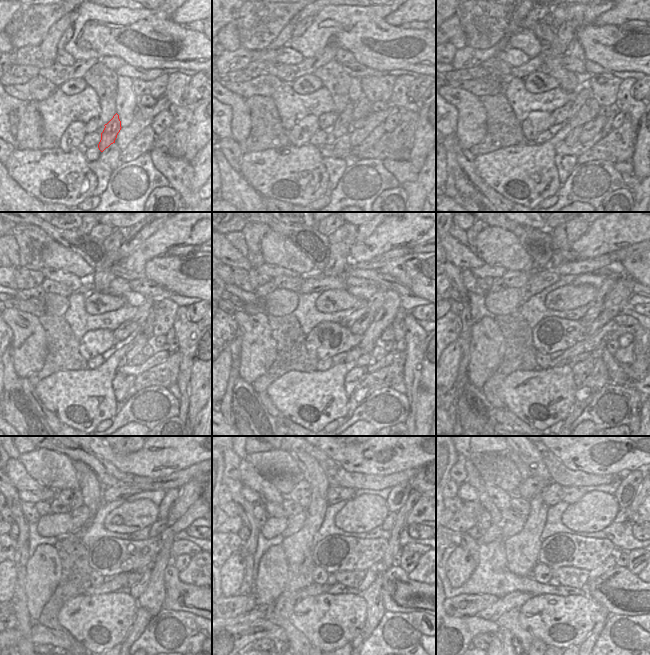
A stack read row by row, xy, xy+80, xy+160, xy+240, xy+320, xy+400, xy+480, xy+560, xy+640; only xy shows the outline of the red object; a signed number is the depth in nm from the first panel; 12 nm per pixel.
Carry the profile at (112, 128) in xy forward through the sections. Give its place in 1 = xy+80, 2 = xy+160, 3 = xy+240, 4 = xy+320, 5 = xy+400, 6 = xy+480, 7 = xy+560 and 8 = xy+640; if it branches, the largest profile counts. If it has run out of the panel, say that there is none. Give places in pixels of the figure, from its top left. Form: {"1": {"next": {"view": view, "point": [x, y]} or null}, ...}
{"1": {"next": {"view": "xy+80", "point": [342, 125]}}, "2": {"next": {"view": "xy+160", "point": [585, 93]}}, "3": {"next": {"view": "xy+240", "point": [143, 311]}}, "4": {"next": {"view": "xy+320", "point": [374, 303]}}, "5": {"next": {"view": "xy+400", "point": [604, 292]}}, "6": {"next": {"view": "xy+480", "point": [168, 501]}}, "7": {"next": {"view": "xy+560", "point": [399, 494]}}, "8": {"next": {"view": "xy+640", "point": [630, 485]}}}

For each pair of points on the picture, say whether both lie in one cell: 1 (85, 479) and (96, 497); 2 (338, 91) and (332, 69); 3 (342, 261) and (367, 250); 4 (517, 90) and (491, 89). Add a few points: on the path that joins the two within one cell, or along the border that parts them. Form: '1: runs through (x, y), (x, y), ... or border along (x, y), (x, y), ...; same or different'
1: runs through (89, 483), (92, 493); same
2: runs through (338, 86), (338, 82), (332, 74); same
3: border along (355, 242), (350, 248), (348, 263); different
4: border along (512, 77), (503, 93); different

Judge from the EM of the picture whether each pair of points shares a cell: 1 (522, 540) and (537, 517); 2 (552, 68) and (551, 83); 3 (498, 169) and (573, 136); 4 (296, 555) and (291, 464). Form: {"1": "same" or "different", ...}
{"1": "same", "2": "different", "3": "different", "4": "different"}

